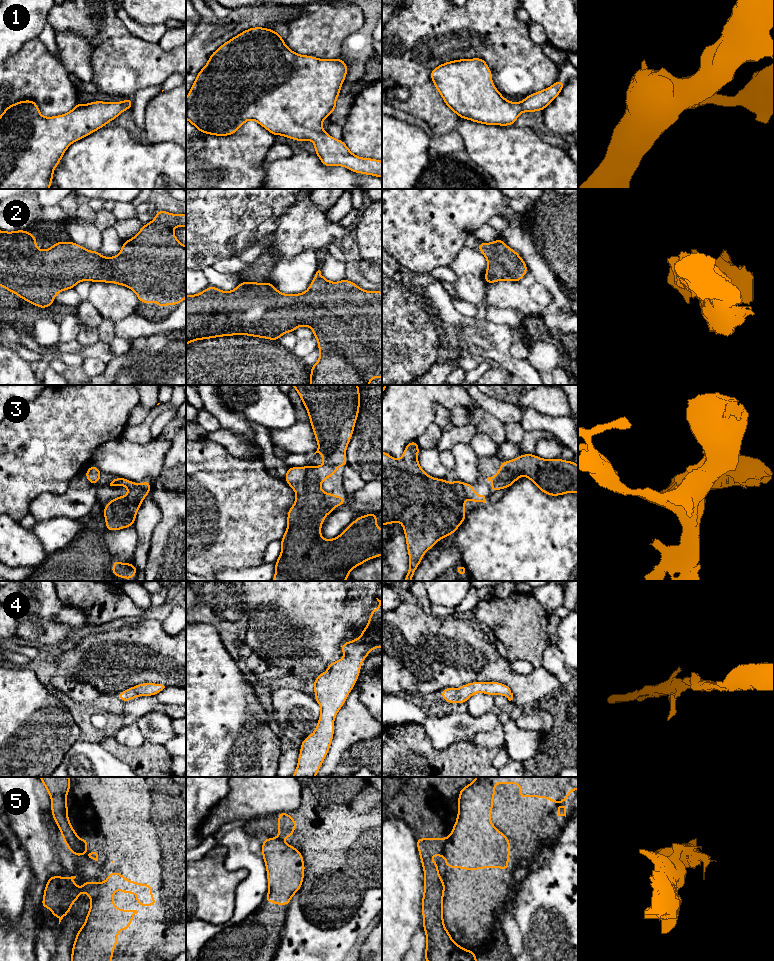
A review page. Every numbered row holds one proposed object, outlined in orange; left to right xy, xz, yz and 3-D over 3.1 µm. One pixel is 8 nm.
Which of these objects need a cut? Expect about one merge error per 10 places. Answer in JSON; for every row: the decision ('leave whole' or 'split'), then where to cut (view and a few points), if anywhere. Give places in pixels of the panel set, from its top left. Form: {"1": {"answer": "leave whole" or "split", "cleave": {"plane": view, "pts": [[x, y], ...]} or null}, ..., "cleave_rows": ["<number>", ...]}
{"1": {"answer": "leave whole", "cleave": null}, "2": {"answer": "leave whole", "cleave": null}, "3": {"answer": "leave whole", "cleave": null}, "4": {"answer": "leave whole", "cleave": null}, "5": {"answer": "split", "cleave": {"plane": "yz", "pts": [[448, 838], [442, 854]]}}, "cleave_rows": ["5"]}

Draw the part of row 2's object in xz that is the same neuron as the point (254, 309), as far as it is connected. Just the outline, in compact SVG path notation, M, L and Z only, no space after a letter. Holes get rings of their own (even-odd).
M318 270L309 286L309 288L298 294L284 294L279 292L271 282L245 282L242 281L232 291L224 292L214 286L209 286L196 295L186 295L186 346L193 341L211 339L223 336L247 335L257 338L278 341L283 334L295 332L300 326L307 326L312 329L314 337L317 339L320 356L318 361L311 366L309 385L370 385L372 378L382 378L382 292L365 291L356 283L346 278L339 282L331 282L323 277Z

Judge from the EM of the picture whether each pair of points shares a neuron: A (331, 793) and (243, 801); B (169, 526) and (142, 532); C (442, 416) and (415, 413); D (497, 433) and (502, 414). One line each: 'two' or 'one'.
A: two
B: two
C: two
D: two

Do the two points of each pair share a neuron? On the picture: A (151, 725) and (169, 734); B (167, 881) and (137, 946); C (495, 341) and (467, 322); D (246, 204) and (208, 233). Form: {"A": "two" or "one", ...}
{"A": "one", "B": "one", "C": "two", "D": "one"}

